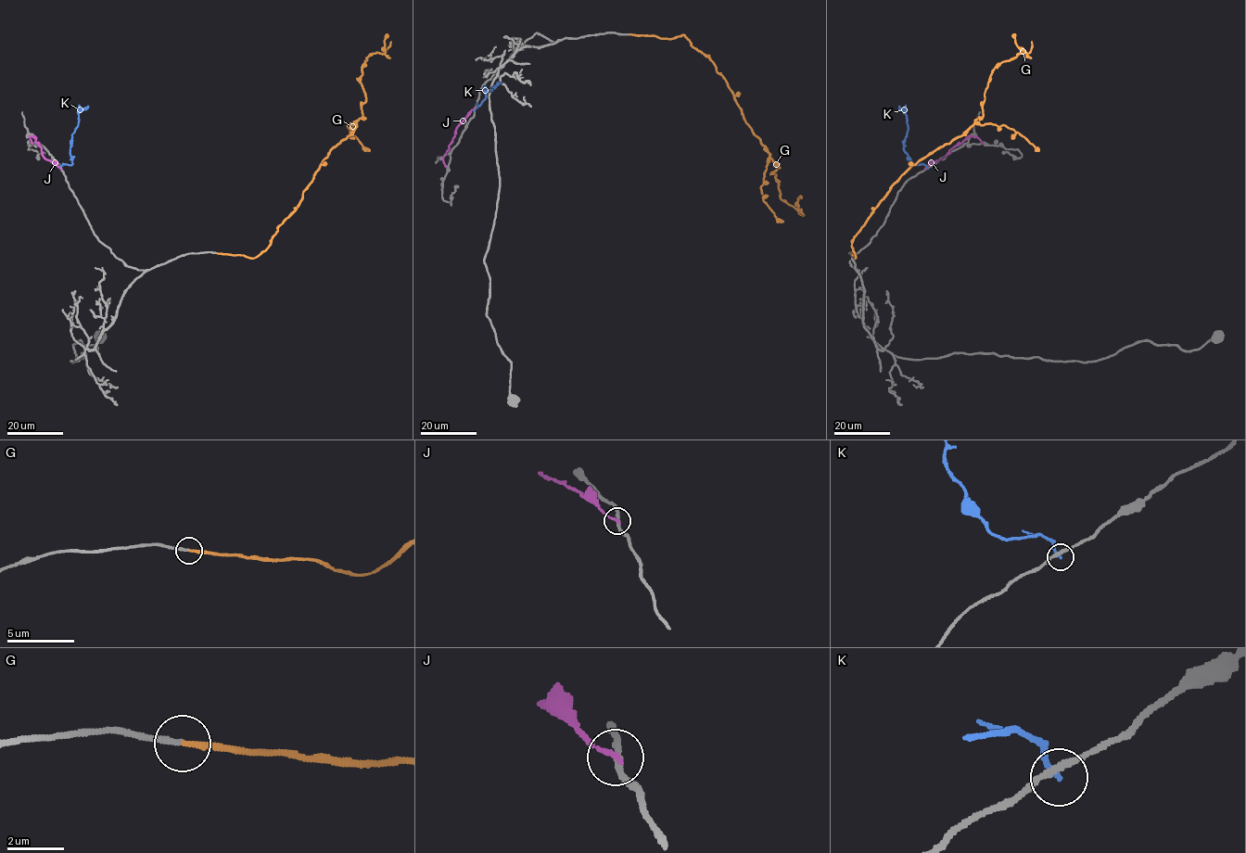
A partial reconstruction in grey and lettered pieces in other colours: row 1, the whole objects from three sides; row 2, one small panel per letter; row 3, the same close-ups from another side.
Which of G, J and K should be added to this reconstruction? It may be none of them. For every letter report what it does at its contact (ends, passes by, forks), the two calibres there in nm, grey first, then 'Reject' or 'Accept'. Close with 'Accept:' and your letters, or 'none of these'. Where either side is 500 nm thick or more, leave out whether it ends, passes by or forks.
G: It ends there. Thickness 190 nm (grey) against 240 nm. Accept
J: It ends there. Thickness 200 nm (grey) against 180 nm. Reject
K: It ends there. Thickness 220 nm (grey) against 190 nm. Reject
Accept: G

